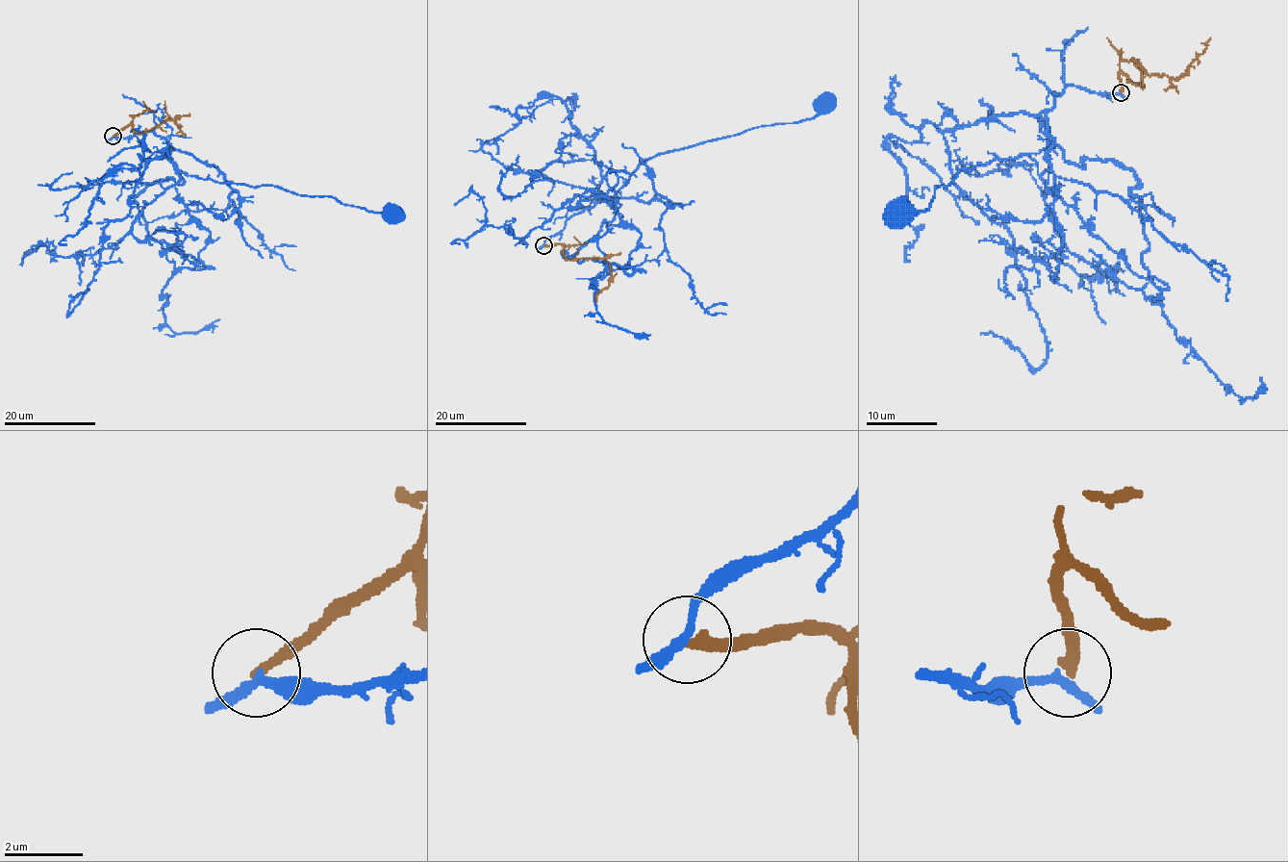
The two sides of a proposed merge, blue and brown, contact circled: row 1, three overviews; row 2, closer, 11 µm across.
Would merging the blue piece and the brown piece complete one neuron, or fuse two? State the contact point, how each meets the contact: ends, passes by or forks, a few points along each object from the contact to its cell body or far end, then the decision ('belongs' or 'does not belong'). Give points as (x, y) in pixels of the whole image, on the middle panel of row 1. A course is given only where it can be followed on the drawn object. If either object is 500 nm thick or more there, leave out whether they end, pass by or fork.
at (543, 245); blue passes by; brown ends there; blue runs (544, 245), (568, 219), (602, 198), (600, 194), (612, 201), (648, 160), (754, 128), (811, 119), (825, 104); brown runs (544, 245), (562, 245), (564, 255), (570, 259), (598, 258), (609, 264), (609, 283), (596, 295), (595, 302); does not belong

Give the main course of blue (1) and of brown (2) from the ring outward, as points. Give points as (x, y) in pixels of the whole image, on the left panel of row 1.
1: (113, 137), (160, 136), (171, 148), (169, 160), (198, 179), (274, 186), (394, 215)
2: (113, 137), (131, 124), (139, 133), (167, 120), (174, 120), (178, 127), (165, 113), (164, 101)

